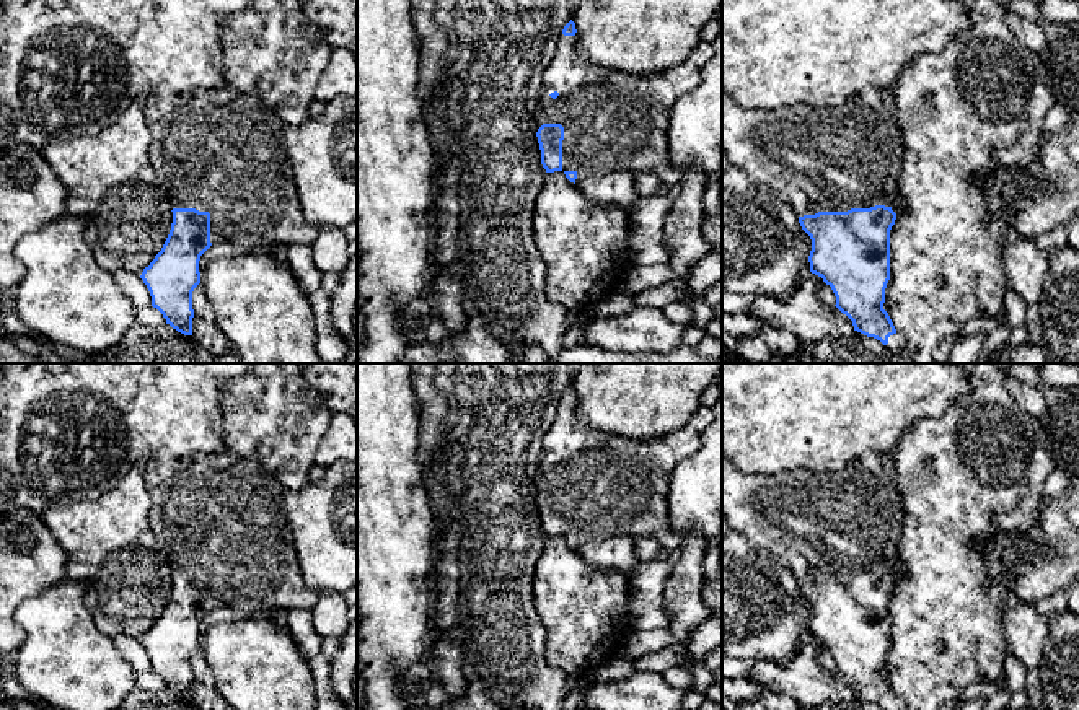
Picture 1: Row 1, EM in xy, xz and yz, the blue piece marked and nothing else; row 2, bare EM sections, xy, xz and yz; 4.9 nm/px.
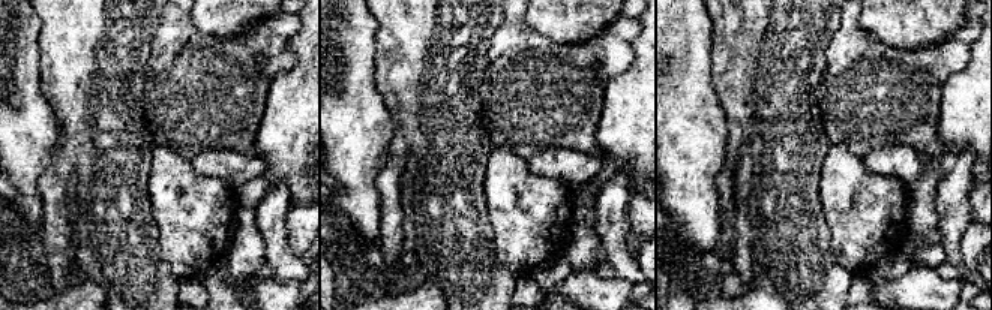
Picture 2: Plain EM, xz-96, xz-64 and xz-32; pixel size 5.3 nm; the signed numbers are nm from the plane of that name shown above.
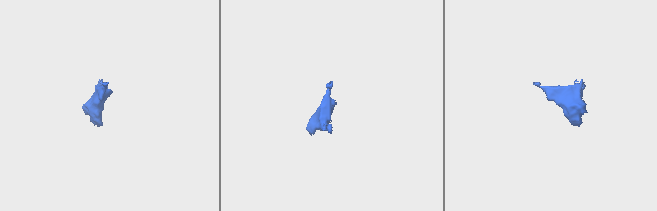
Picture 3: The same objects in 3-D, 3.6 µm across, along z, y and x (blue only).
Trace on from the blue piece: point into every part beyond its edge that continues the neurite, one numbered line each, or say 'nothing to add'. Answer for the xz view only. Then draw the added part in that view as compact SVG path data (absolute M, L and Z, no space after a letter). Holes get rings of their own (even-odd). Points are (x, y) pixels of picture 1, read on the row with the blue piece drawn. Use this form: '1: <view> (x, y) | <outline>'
1: xz (613, 121) | M561 34L557 50L541 78L541 93L536 109L536 130L543 124L561 124L562 140L562 171L575 171L580 181L616 171L631 174L654 173L663 189L678 184L681 171L668 163L668 119L675 103L699 86L701 68L712 57L712 42L699 41L689 55L662 73L632 75L606 67L582 64L577 55L575 36Z

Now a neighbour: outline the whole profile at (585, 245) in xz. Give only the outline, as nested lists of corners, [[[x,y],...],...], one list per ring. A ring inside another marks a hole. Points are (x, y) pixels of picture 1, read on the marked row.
[[[564,171],[544,174],[533,236],[546,262],[546,295],[566,309],[616,291],[631,264],[629,212],[590,200]]]

